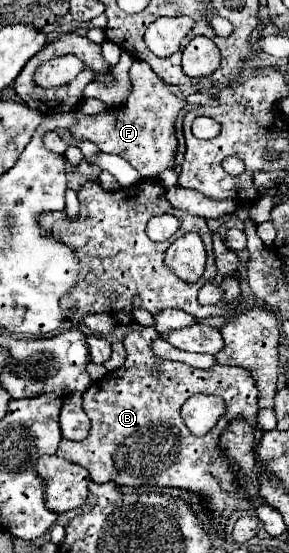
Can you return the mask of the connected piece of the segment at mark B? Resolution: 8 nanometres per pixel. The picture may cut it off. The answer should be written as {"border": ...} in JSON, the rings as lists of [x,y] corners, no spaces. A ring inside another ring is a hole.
{"border":[[[153,326],[135,330],[123,338],[123,344],[127,350],[127,364],[113,370],[111,376],[105,376],[105,378],[93,382],[89,386],[89,390],[83,394],[83,410],[91,420],[89,436],[81,442],[61,440],[57,456],[87,468],[89,476],[95,484],[103,484],[103,482],[115,482],[119,486],[149,484],[149,486],[175,486],[175,488],[199,492],[207,500],[207,506],[211,508],[211,512],[215,516],[217,530],[221,530],[221,526],[225,524],[225,520],[231,516],[233,510],[253,508],[253,504],[249,504],[251,502],[249,494],[245,494],[245,490],[241,490],[241,486],[237,486],[237,478],[235,478],[233,470],[229,470],[229,460],[225,460],[225,468],[223,468],[223,456],[217,448],[217,438],[219,438],[221,430],[227,426],[227,422],[237,416],[243,416],[245,420],[249,420],[249,424],[253,424],[257,428],[257,410],[259,408],[257,408],[255,378],[251,376],[249,370],[239,368],[239,366],[215,364],[209,370],[199,370],[199,368],[191,368],[183,362],[163,360],[163,358],[155,356],[155,352],[151,348],[155,338],[159,338],[159,334]],[[153,368],[157,368],[159,374],[153,374],[151,372]],[[193,394],[217,394],[225,400],[225,414],[219,418],[217,426],[211,432],[207,432],[205,436],[193,436],[185,428],[185,424],[179,416],[183,402]]]}

